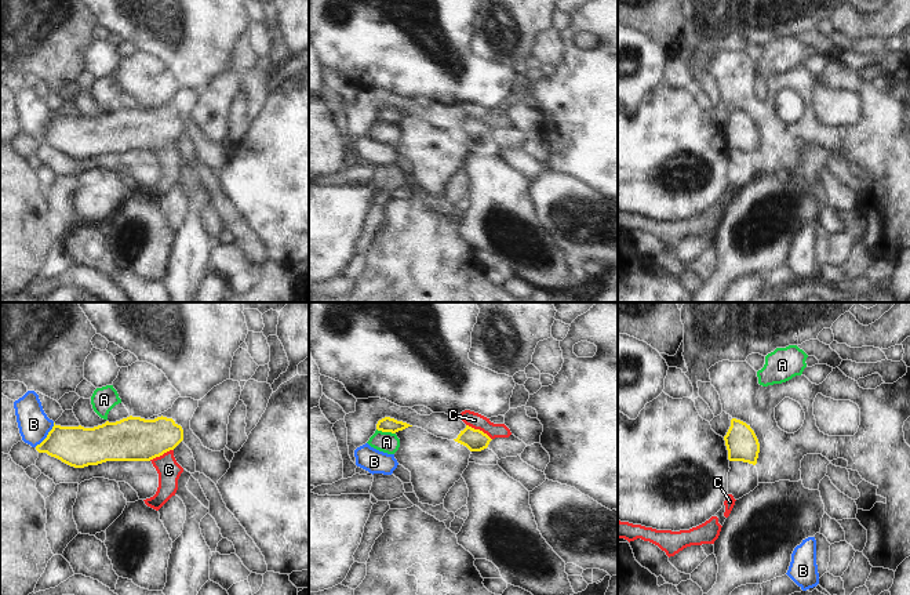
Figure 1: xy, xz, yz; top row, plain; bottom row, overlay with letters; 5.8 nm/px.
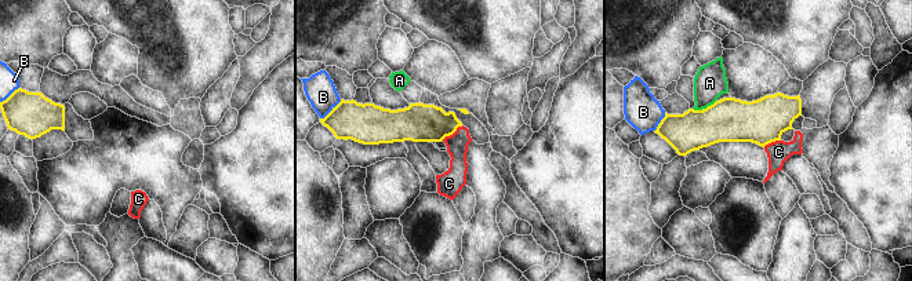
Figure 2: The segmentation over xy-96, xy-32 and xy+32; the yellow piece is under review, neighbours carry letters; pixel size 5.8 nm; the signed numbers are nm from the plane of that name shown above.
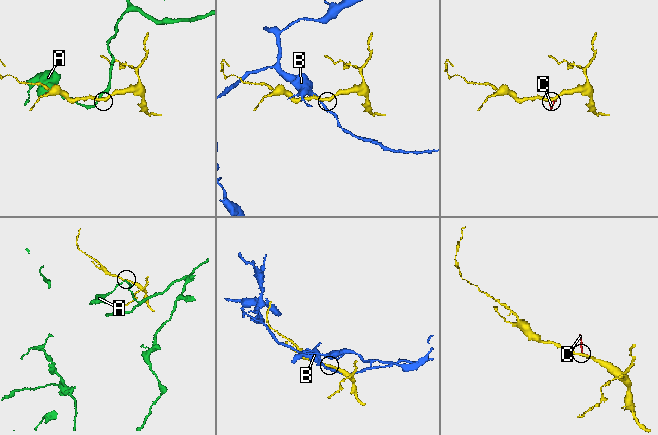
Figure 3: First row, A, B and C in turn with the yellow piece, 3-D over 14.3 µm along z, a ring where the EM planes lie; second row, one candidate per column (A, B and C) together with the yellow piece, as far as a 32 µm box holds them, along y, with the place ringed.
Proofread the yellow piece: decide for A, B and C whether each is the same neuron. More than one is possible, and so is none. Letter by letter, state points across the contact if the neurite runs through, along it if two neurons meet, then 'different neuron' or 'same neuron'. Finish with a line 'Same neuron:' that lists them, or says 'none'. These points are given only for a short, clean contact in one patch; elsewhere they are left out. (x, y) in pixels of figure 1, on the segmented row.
A: border along xz (377, 428), (395, 434); different neuron
B: different neuron
C: border along xz (466, 424), (481, 430), (491, 439); different neuron
Same neuron: none

